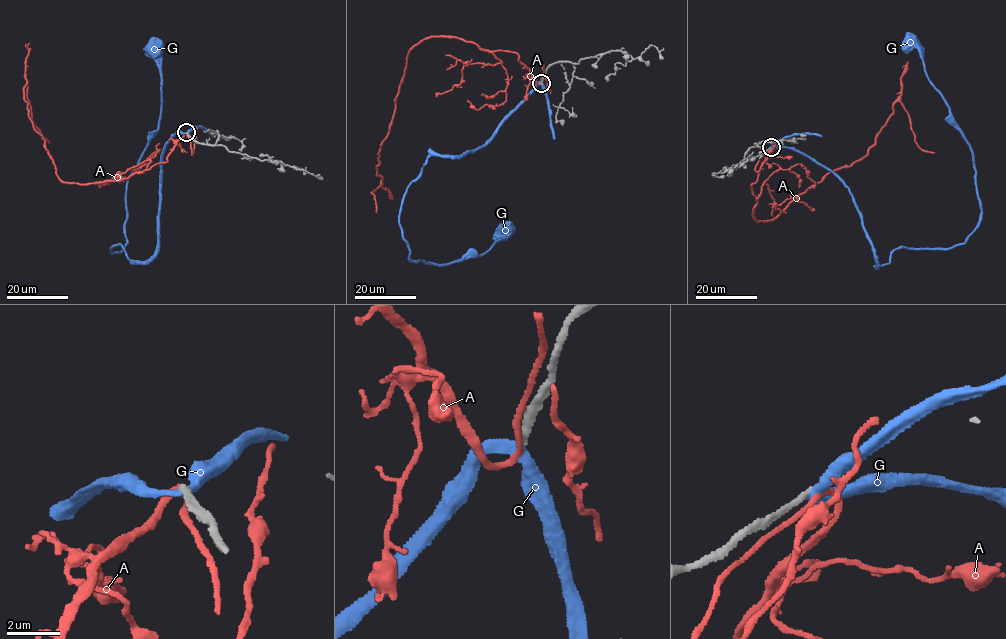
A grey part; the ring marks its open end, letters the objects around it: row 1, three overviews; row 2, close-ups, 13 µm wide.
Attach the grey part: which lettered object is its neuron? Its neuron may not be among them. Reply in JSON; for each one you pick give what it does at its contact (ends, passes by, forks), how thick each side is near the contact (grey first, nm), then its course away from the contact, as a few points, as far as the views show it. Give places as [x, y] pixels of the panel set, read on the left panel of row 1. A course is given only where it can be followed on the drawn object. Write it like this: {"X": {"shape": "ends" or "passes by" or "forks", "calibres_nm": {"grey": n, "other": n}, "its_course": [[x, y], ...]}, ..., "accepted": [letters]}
{"A": {"shape": "passes by", "calibres_nm": {"grey": 260, "other": 180}, "its_course": [[187, 132], [167, 161], [149, 169], [122, 179], [63, 182], [29, 118], [26, 80], [32, 124], [49, 142]]}, "accepted": ["A"]}

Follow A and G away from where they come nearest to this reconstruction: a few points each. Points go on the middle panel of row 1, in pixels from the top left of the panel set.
A: (541, 83), (516, 53), (483, 50), (455, 37), (413, 46), (378, 153), (380, 185), (370, 192), (376, 212)
G: (542, 83), (485, 145), (429, 155), (400, 211), (409, 255), (425, 263), (484, 253), (508, 228)

